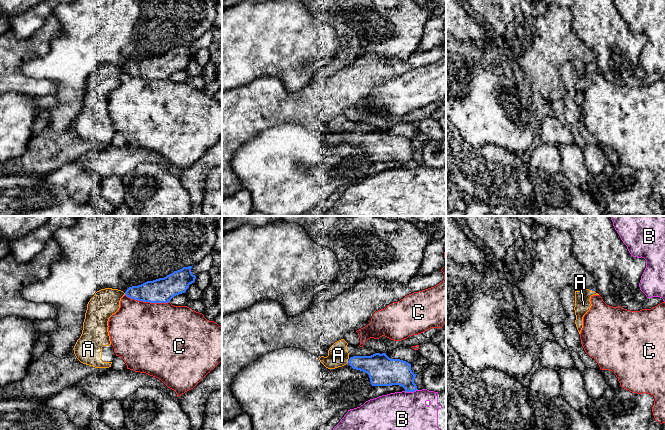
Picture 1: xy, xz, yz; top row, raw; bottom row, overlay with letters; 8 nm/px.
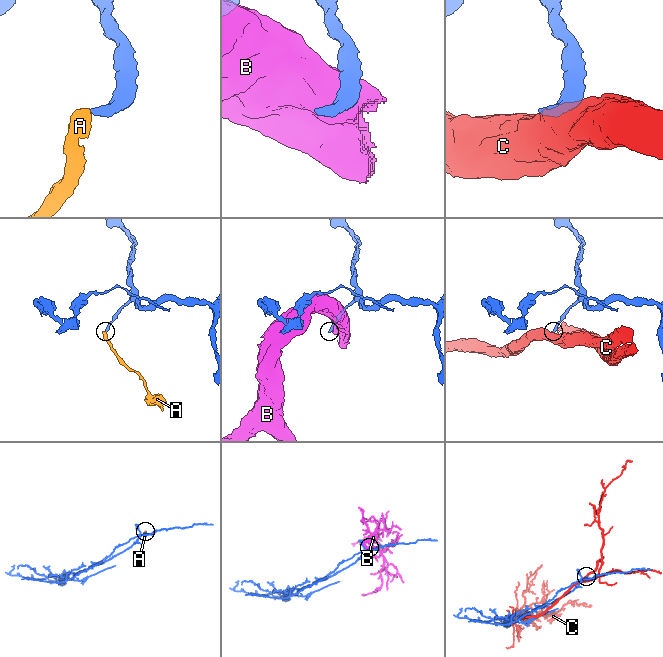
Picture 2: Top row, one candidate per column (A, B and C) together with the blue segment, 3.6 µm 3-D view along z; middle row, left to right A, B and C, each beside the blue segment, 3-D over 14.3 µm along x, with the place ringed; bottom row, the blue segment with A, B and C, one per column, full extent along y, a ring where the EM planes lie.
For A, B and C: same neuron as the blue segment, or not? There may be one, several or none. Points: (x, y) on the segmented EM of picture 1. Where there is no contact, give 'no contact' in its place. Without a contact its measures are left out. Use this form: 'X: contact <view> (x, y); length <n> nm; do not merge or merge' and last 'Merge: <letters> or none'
A: contact yz (592, 290); length 30 nm; merge
B: contact xz (410, 391); length 110 nm; do not merge
C: contact xy (147, 301); length 360 nm; do not merge
Merge: A

